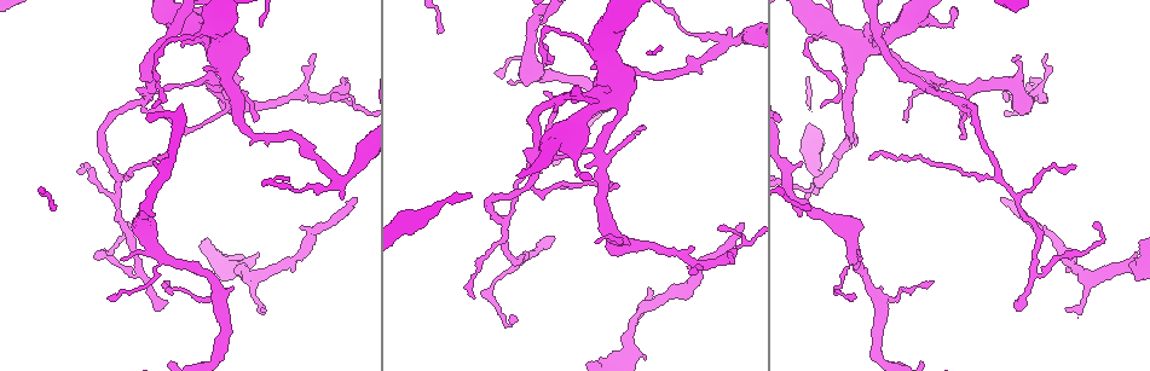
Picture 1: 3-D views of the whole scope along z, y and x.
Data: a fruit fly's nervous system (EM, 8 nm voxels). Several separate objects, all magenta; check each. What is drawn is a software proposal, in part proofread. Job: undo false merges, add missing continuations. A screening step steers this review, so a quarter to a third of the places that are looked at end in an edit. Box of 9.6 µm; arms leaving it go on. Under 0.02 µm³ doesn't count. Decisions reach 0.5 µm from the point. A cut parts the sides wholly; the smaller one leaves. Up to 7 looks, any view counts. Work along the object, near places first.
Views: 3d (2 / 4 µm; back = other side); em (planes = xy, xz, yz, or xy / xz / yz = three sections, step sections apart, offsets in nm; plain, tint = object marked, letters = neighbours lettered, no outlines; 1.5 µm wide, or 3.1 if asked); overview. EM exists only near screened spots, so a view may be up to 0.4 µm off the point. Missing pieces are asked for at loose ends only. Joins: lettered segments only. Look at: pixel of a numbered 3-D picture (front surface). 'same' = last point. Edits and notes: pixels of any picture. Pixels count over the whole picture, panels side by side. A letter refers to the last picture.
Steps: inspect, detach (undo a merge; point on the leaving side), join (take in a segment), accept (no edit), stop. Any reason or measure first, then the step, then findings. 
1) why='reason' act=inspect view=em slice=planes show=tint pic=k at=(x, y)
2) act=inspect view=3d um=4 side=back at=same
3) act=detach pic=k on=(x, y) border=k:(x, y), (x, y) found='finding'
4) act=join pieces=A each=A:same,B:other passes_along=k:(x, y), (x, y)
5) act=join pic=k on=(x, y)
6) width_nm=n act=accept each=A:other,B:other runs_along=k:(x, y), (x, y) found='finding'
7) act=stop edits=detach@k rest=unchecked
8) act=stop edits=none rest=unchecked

why='thick end' act=inspect view=3d um=2 pic=1 at=(258, 256)

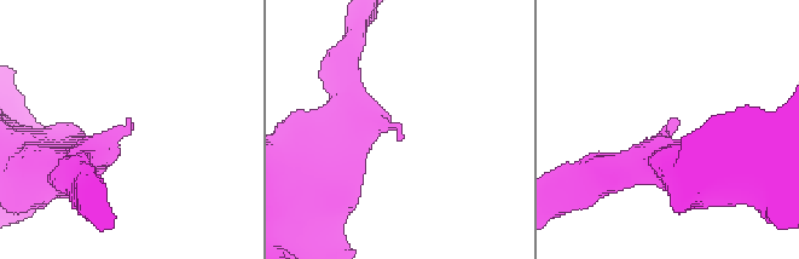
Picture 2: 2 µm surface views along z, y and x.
arm_widths_nm=240,460 why='need the tissue' act=inspect view=em slice=yz step=4 show=tint pic=2 at=(671, 125)

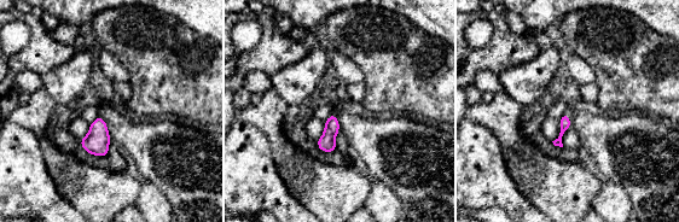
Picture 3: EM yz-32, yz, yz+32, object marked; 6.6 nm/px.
act=inspect view=em slice=planes show=letters at=same

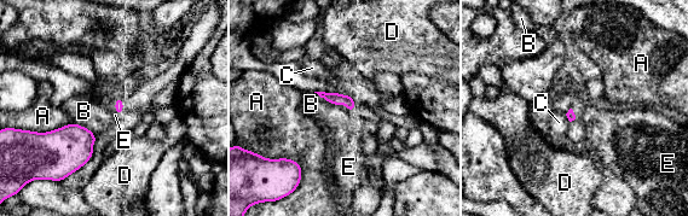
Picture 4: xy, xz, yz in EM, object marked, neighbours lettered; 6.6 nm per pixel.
act=accept each=A:other,B:other,C:other,D:other,E:other border=4:(347, 110), (352, 112) found='no lettered segment goes on from it'

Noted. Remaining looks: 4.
why='closes a loop' act=inspect view=em slice=yz step=4 show=tint pic=1 at=(938, 90)

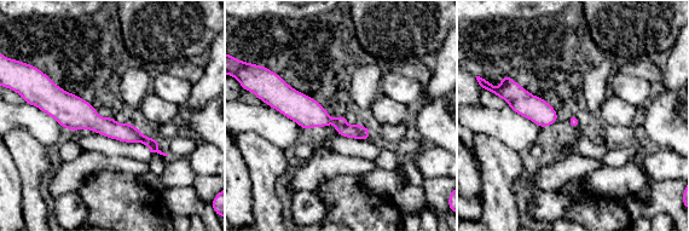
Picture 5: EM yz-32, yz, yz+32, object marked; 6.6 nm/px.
act=inspect view=em slice=planes show=letters at=same

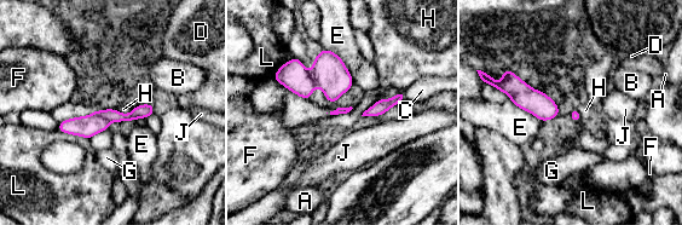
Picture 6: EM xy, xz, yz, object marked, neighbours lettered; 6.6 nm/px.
width_nm=100 act=detach pic=6 on=(88, 126) each=A:other,B:other,C:other,D:other,E:other,F:other,G:other,H:other,J:other,L:other border=6:(97, 111), (109, 122) found='two cells meet here'

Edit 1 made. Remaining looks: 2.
act=stop edits=detach@6 rest=unchecked

